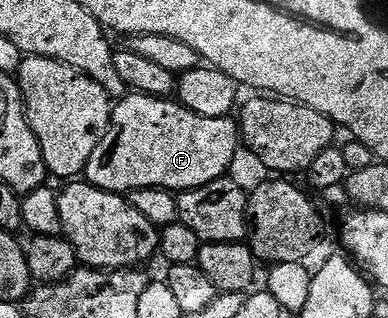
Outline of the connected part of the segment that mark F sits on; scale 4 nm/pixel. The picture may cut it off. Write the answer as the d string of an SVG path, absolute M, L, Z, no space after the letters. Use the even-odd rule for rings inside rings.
M132 91L115 102L112 122L108 124L106 135L102 135L102 143L94 147L94 155L90 155L83 176L89 185L121 195L131 194L141 187L171 191L197 189L225 176L239 149L242 149L240 126L231 116L203 117L181 105L179 100Z

